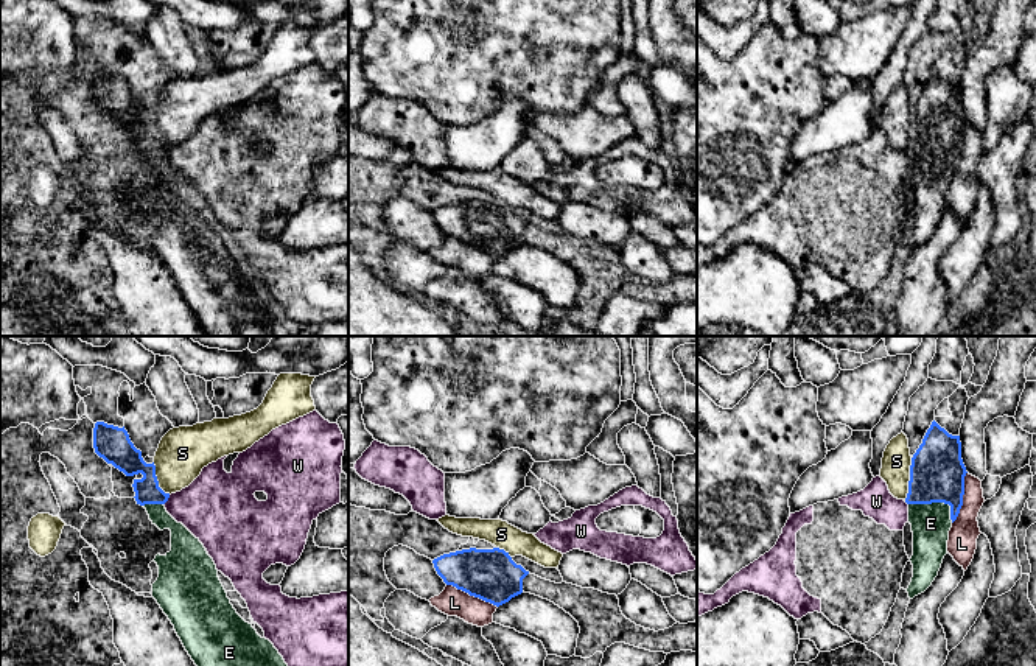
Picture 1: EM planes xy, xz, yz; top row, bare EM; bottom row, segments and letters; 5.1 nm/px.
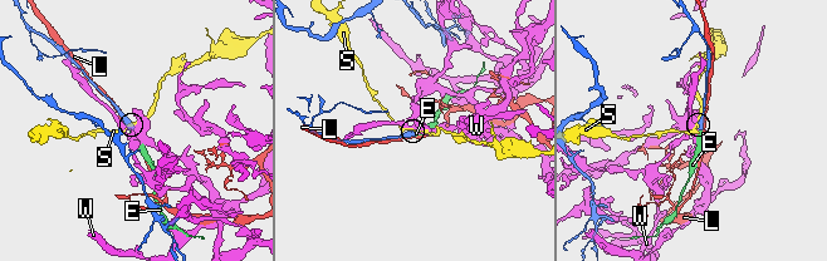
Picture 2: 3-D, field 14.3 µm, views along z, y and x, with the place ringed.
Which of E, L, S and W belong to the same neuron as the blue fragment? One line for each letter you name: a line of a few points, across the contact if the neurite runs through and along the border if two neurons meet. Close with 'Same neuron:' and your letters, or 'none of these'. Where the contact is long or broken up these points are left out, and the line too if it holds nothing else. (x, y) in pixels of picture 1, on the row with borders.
Same neuron: E

